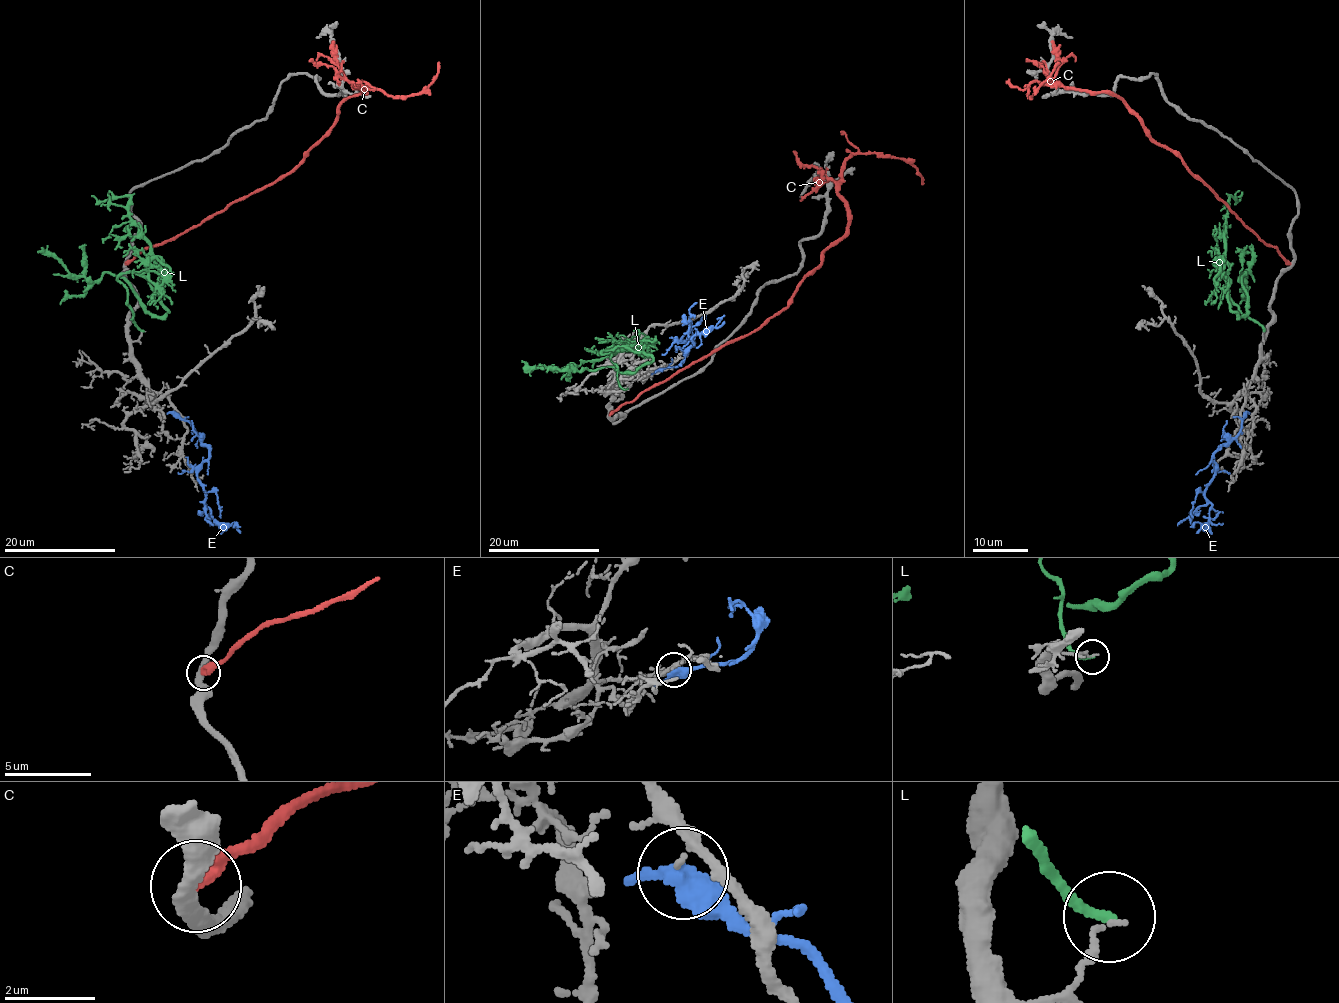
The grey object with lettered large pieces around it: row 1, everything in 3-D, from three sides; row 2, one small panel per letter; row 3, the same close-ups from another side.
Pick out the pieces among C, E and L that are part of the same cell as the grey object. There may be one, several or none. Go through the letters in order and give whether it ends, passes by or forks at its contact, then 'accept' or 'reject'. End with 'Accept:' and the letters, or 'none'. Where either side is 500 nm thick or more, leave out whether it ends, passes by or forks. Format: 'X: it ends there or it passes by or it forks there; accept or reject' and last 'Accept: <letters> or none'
C: it ends there; reject
E: it passes by; reject
L: it ends there; reject
Accept: none

